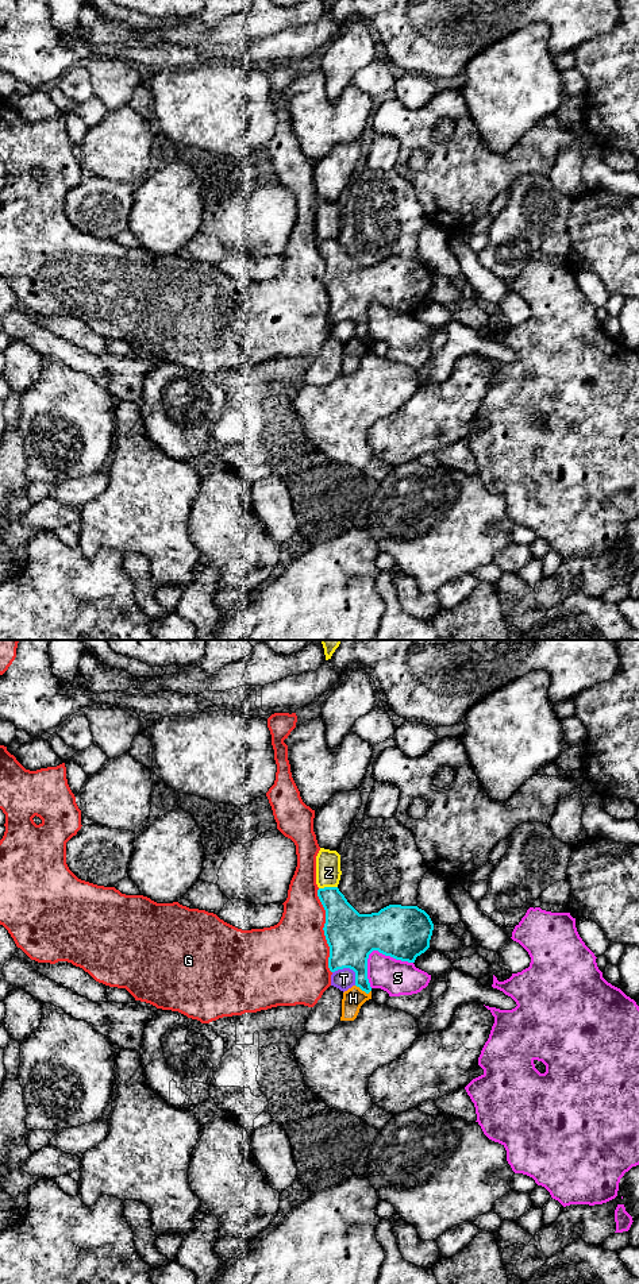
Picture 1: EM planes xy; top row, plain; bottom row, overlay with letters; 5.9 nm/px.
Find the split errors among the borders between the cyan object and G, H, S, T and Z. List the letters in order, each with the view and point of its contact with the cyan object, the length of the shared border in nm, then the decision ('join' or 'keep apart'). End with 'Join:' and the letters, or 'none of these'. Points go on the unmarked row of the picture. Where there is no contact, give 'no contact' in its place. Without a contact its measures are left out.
G: meets cyan in xy at (323, 281); contact 500 nm long; keep apart
H: meets cyan in xy at (364, 342); contact 100 nm long; keep apart
S: meets cyan in xy at (374, 301); contact 300 nm long; keep apart
T: meets cyan in xy at (350, 320); contact 170 nm long; keep apart
Z: meets cyan in xy at (327, 239); contact 110 nm long; keep apart
Join: none of these

